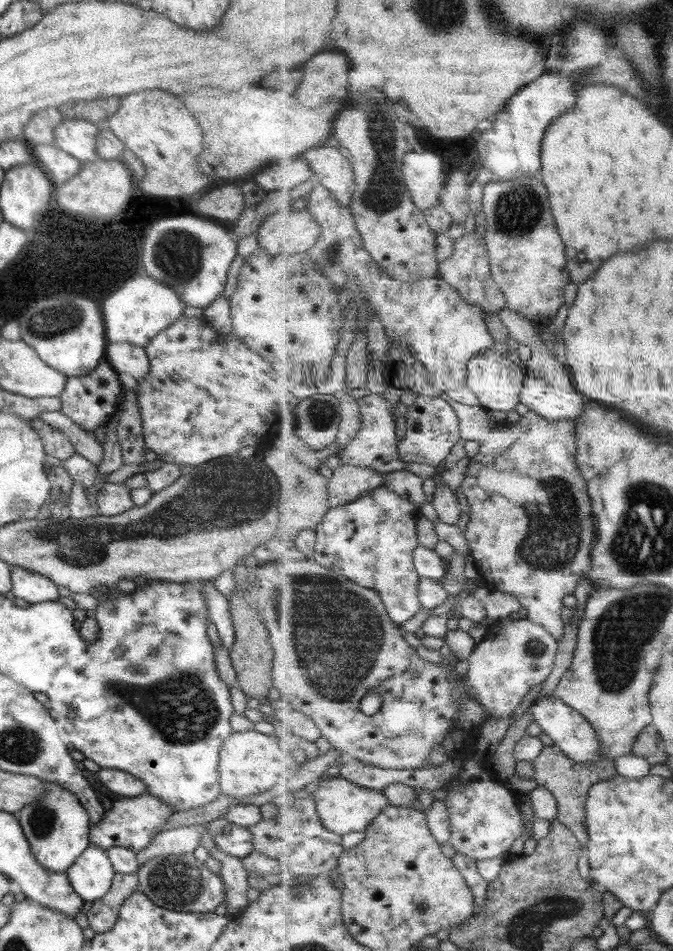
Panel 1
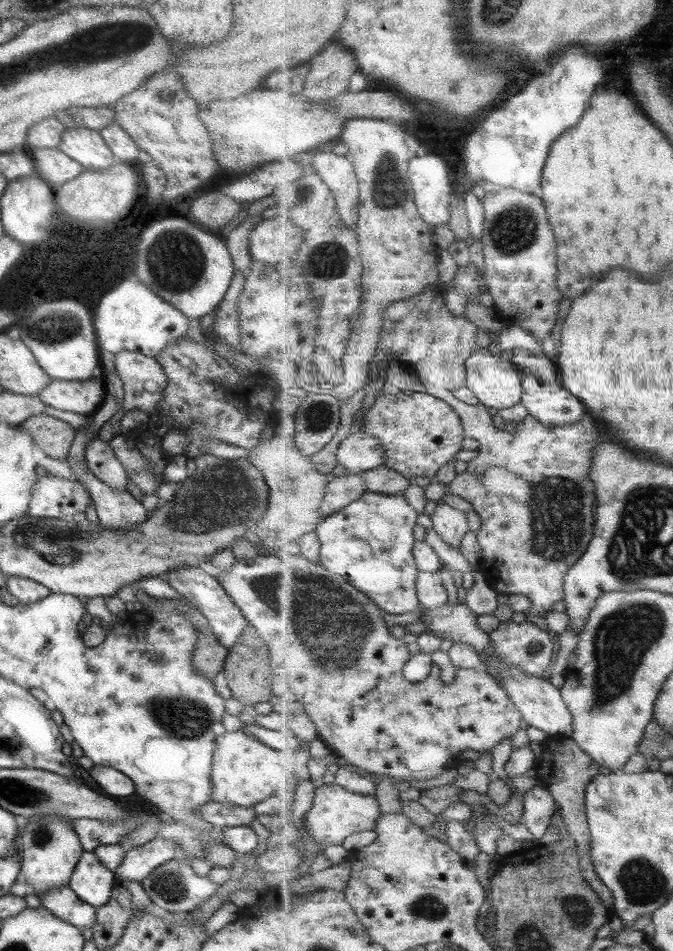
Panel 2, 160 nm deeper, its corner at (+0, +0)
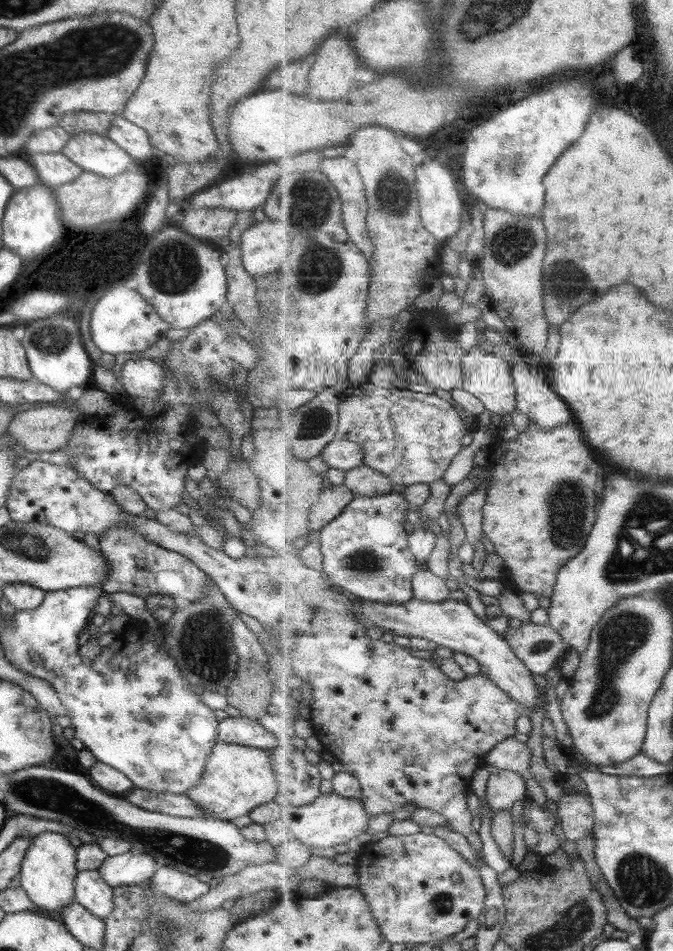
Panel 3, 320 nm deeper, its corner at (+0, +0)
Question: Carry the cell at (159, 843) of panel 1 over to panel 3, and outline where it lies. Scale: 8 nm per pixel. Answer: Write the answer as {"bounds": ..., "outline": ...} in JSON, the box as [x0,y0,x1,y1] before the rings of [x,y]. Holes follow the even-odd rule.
{"bounds":[96,851,155,890],"outline":[[[128,851],[105,858],[96,870],[101,880],[113,890],[119,886],[143,884],[152,877],[155,867],[153,858]]]}

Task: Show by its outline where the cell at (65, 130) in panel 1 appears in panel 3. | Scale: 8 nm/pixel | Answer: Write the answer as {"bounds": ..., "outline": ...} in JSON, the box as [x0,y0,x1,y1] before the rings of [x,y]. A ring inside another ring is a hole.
{"bounds":[60,134,133,177],"outline":[[[73,134],[60,152],[82,171],[101,177],[117,176],[133,168],[133,159],[107,136]]]}

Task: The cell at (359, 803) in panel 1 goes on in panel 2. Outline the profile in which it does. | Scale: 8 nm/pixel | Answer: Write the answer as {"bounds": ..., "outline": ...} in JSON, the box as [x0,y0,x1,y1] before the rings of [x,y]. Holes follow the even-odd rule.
{"bounds":[306,782,382,847],"outline":[[[336,782],[318,784],[313,808],[306,814],[309,836],[321,847],[342,845],[351,834],[375,831],[375,824],[382,814],[382,807],[375,795],[357,794]]]}

